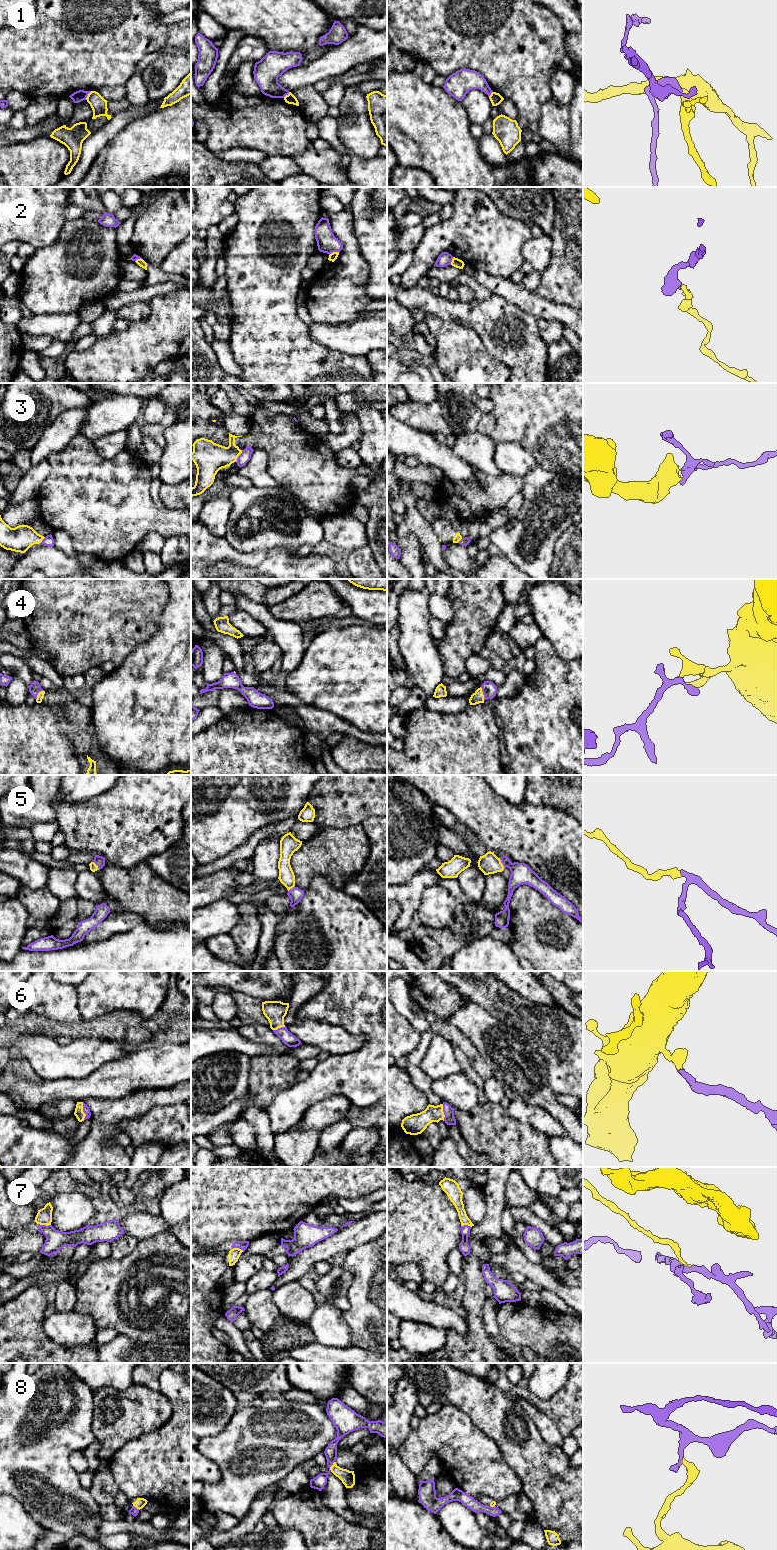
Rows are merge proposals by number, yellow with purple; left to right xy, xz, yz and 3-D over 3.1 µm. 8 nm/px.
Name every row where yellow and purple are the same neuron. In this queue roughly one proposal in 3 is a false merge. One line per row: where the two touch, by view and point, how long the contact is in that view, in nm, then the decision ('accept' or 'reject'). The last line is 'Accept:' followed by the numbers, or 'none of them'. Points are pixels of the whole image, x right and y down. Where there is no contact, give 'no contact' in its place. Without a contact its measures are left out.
1: meets yellow in xy at (88, 95); contact 90 nm long; accept
2: meets yellow in xz at (333, 252); contact 90 nm long; reject
3: meets yellow in xz at (238, 455); contact 110 nm long; reject
4: meets yellow in yz at (482, 693); contact 110 nm long; accept
5: meets yellow in yz at (501, 863); contact 90 nm long; accept
6: meets yellow in xy at (82, 1111); contact 140 nm long; accept
7: meets yellow in xy at (45, 1224); contact 90 nm long; reject
8: meets yellow in xz at (330, 1468); contact 60 nm long; reject
Accept: 1, 4, 5, 6

